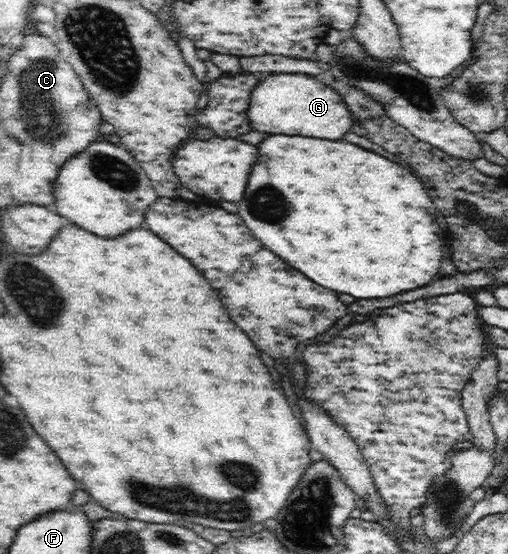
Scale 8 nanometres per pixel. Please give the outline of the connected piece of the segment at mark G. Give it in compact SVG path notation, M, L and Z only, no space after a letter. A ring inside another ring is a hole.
M280 73L261 77L259 83L251 93L250 104L247 110L248 120L253 130L273 135L305 135L305 137L319 137L319 139L343 139L345 133L351 131L355 119L351 119L351 112L343 102L341 95L327 87L325 83L314 76L303 73Z

